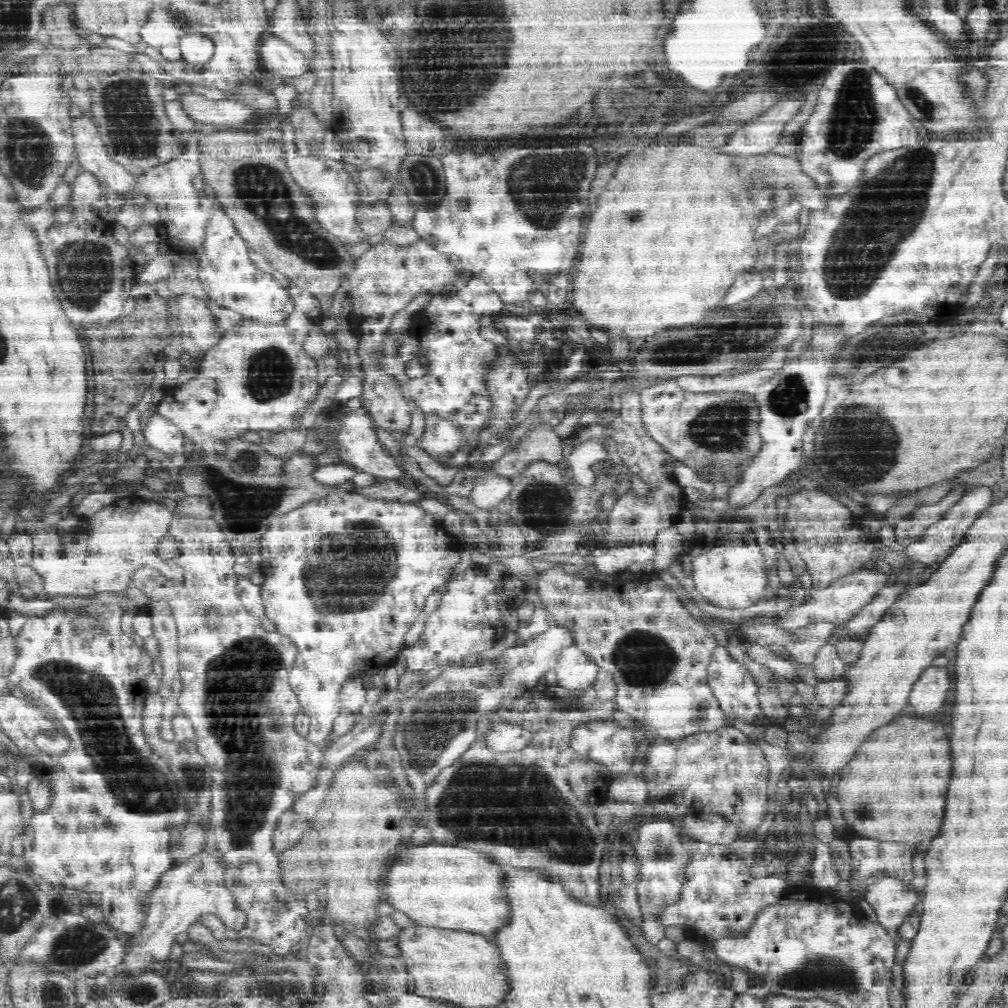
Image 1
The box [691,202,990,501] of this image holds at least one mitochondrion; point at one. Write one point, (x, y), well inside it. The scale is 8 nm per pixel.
(849, 448)

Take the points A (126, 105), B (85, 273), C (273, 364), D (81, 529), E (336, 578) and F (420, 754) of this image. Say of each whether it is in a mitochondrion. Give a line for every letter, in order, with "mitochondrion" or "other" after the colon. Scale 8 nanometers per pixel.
A: mitochondrion
B: mitochondrion
C: mitochondrion
D: other
E: mitochondrion
F: mitochondrion

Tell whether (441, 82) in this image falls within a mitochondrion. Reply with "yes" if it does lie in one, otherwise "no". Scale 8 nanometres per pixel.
yes

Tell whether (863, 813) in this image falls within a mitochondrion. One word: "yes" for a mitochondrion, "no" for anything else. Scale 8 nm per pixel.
no

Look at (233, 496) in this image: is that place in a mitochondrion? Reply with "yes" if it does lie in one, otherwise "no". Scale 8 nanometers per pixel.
yes

